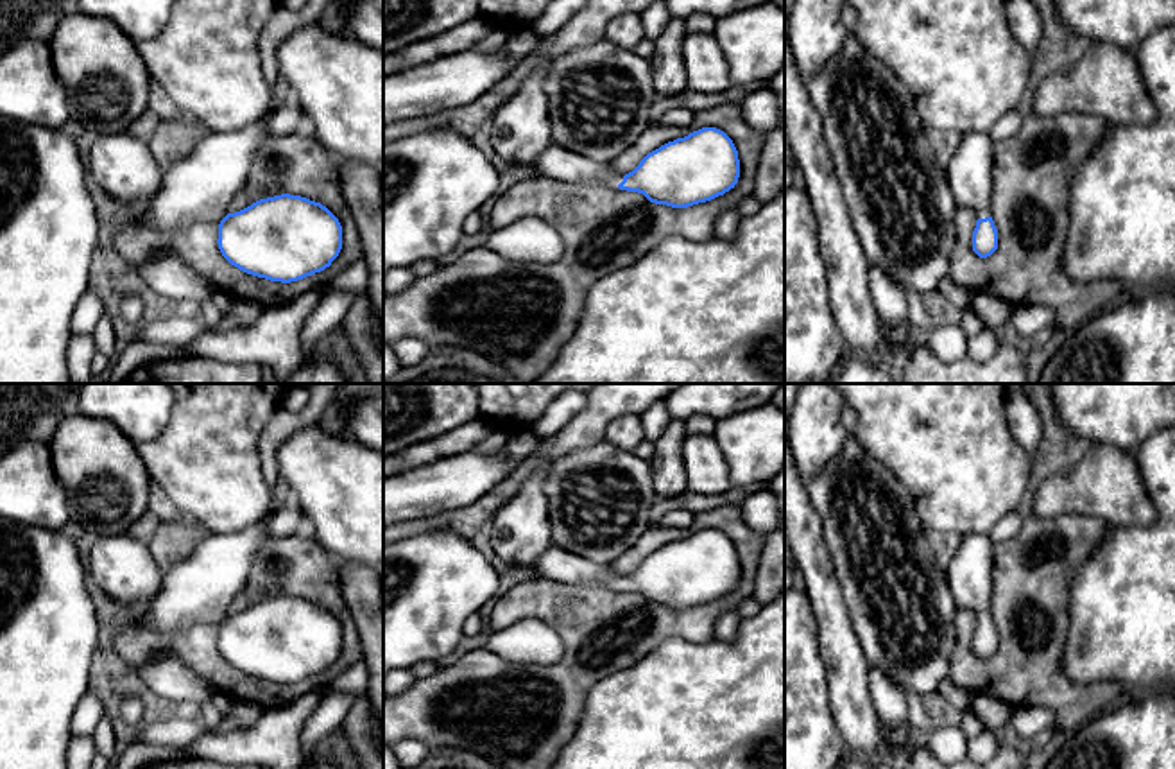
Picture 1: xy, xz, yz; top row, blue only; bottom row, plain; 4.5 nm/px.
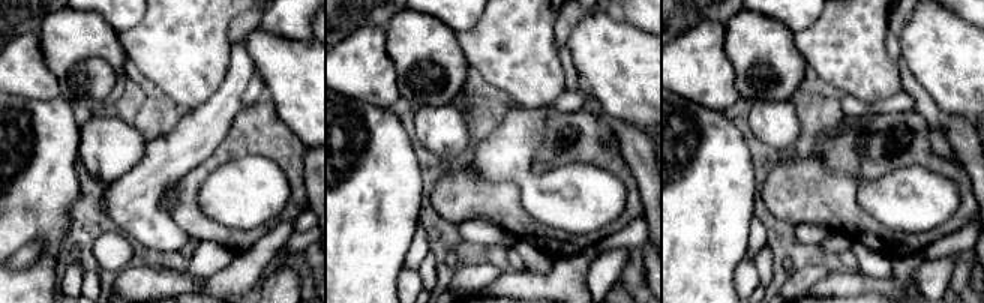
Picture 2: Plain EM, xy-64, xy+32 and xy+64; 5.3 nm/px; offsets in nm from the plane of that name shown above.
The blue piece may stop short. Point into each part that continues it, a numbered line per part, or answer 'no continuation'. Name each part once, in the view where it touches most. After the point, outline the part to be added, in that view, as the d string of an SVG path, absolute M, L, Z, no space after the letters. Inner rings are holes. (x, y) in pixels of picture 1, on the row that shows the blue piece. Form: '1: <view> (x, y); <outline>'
1: xz (556, 162); M555 143L539 154L534 168L539 176L580 185L609 185L618 188L623 181L623 174L614 172L611 161L582 158Z

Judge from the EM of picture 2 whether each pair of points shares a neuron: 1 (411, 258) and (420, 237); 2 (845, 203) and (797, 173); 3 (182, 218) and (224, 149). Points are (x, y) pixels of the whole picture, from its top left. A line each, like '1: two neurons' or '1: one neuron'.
1: one neuron
2: one neuron
3: one neuron

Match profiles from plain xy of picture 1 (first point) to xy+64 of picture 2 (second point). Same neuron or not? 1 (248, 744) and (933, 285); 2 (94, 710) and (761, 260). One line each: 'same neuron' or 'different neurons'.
1: different neurons
2: different neurons

